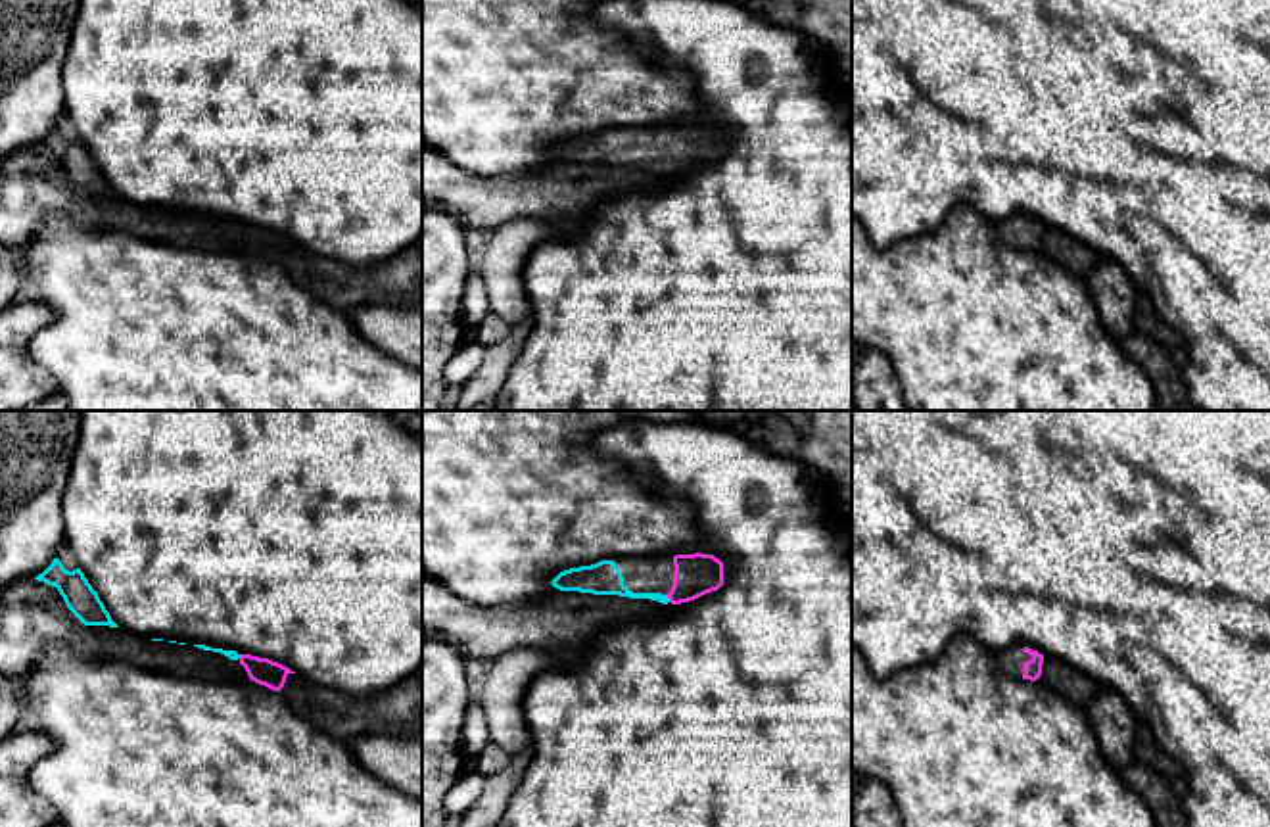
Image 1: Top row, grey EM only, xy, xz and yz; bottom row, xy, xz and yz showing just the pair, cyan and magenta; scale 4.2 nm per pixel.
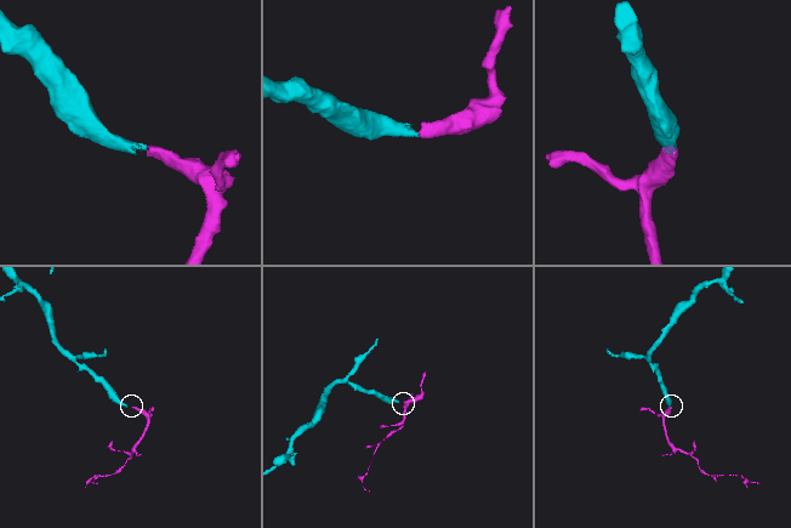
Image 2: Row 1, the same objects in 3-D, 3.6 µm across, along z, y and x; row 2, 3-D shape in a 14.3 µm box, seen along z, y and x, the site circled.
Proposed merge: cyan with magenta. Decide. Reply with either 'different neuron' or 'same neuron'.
same neuron

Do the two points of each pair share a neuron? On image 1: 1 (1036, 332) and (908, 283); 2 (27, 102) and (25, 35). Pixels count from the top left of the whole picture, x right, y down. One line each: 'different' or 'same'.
1: same
2: same

